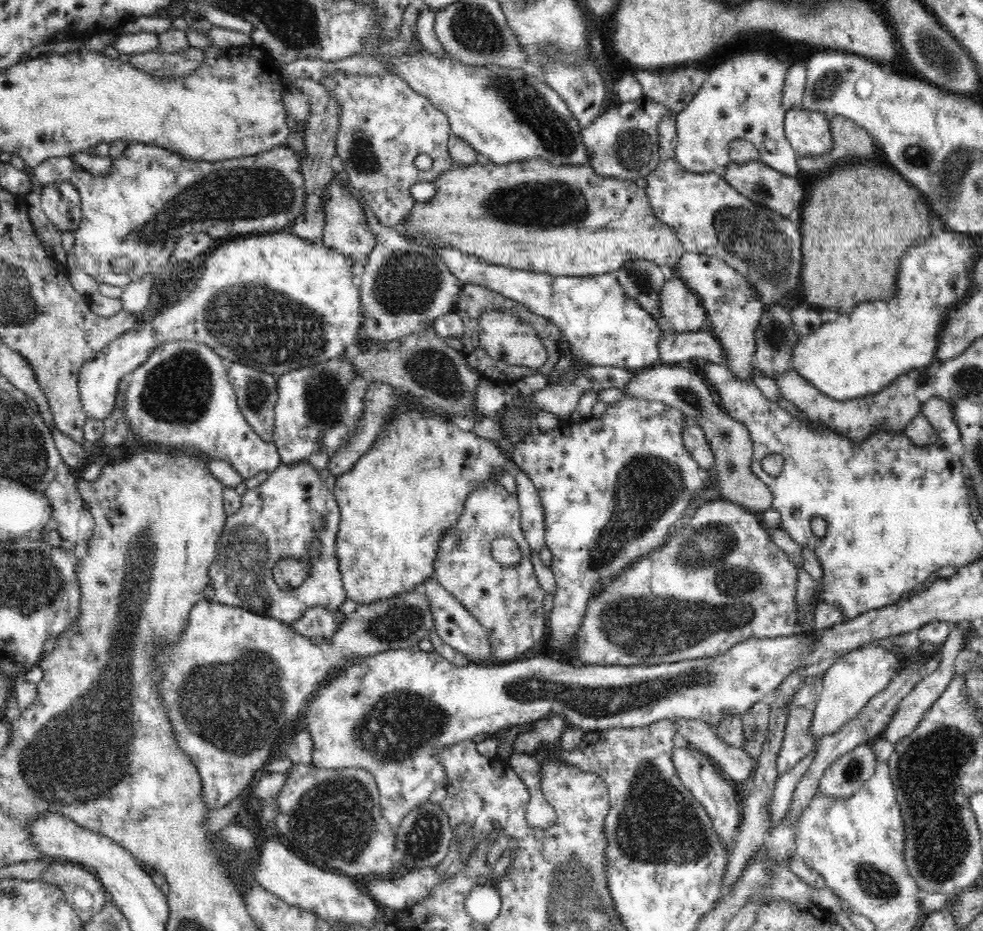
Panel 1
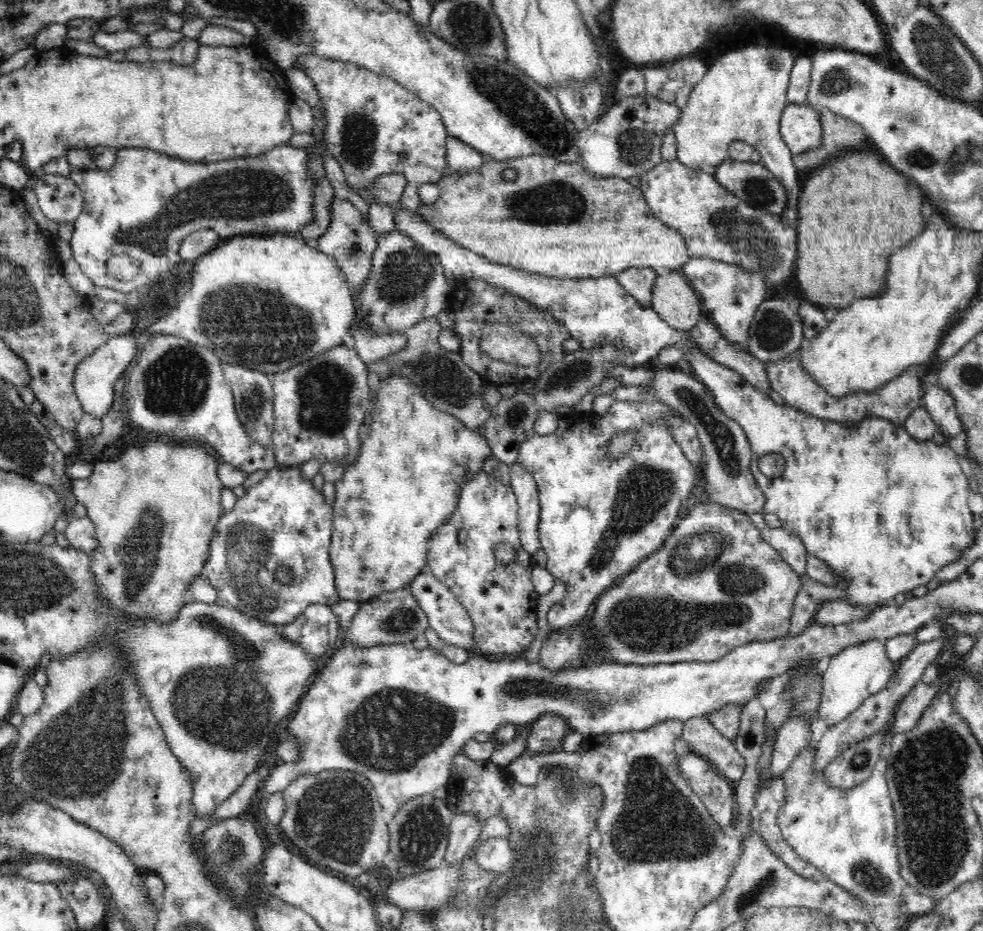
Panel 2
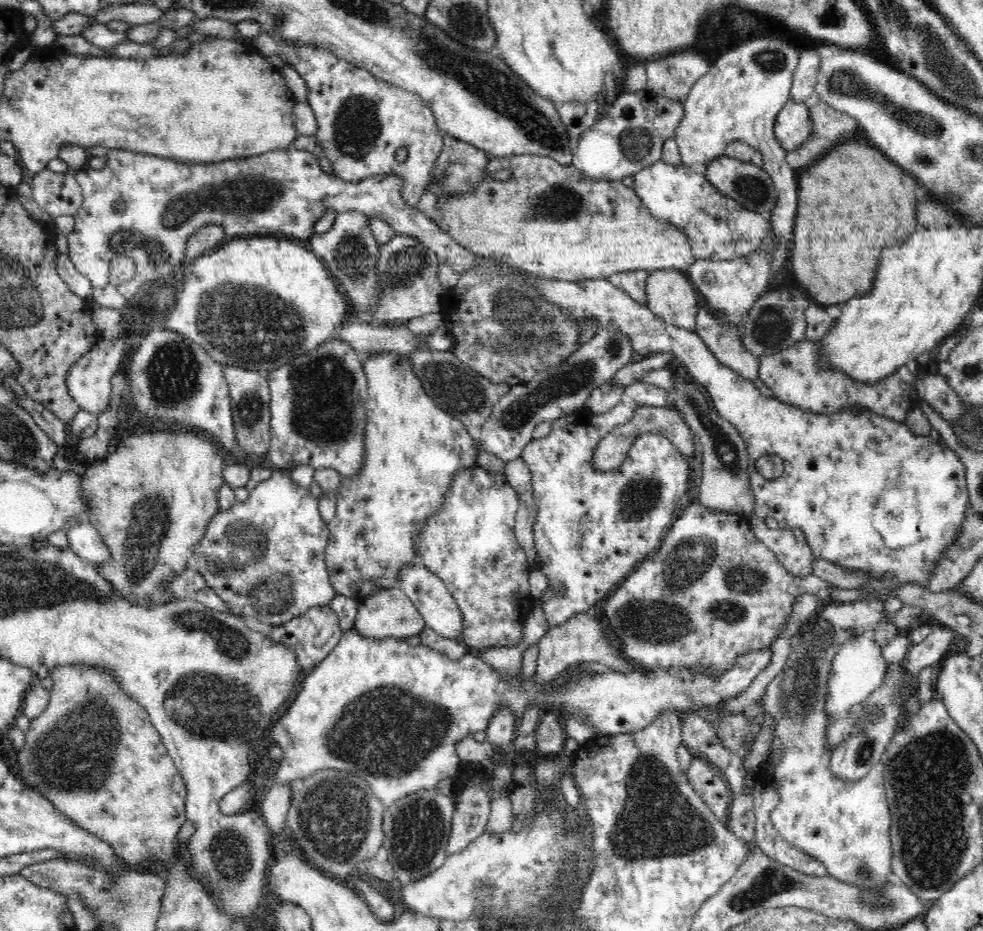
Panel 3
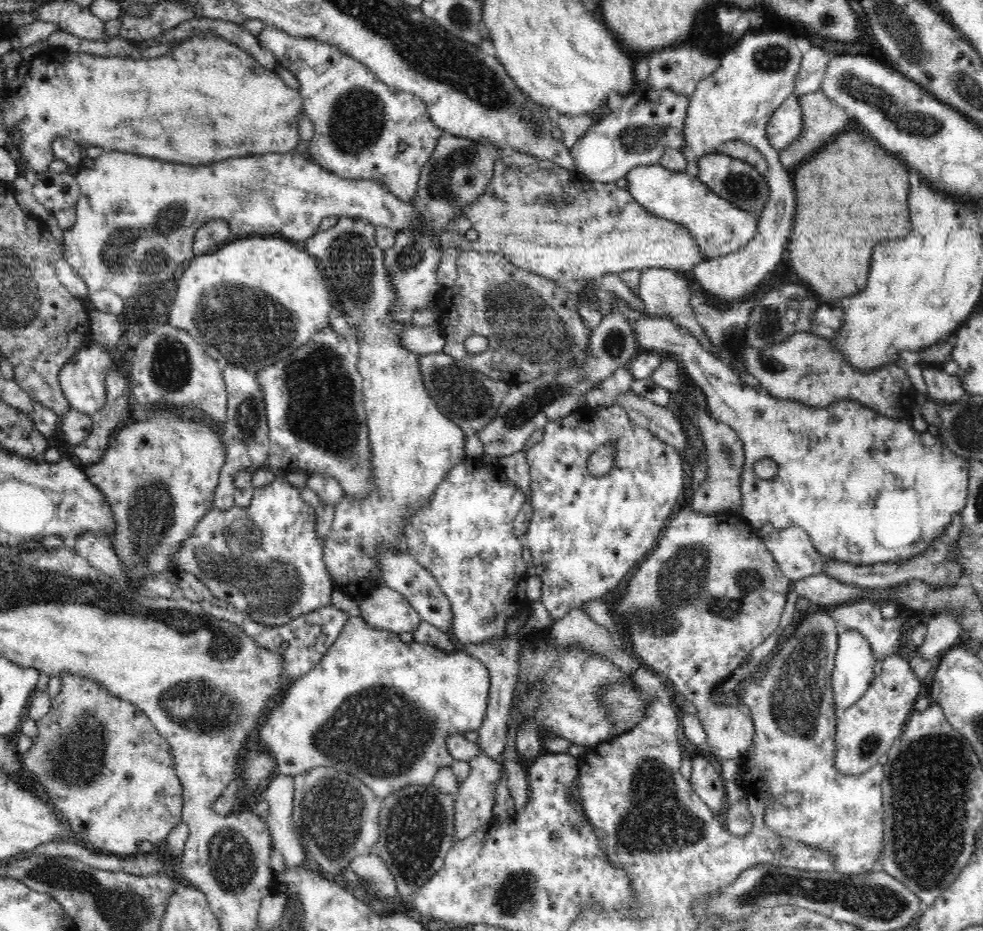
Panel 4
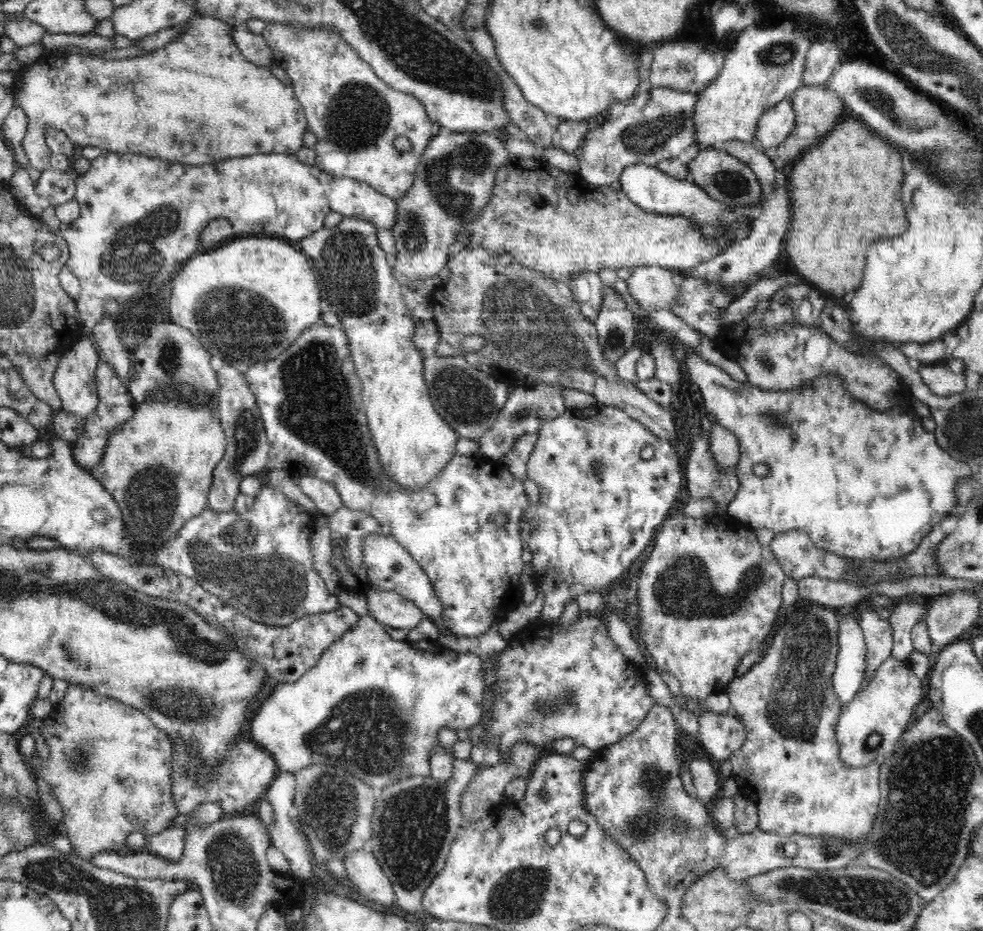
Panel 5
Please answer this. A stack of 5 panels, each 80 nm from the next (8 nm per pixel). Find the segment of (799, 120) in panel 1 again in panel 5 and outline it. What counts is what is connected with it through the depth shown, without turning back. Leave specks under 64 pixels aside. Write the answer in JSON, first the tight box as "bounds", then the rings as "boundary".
{"bounds":[755,98,796,152],"boundary":[[[786,98],[774,108],[764,110],[762,118],[758,120],[755,132],[757,145],[765,152],[773,151],[796,126],[796,115],[791,98]]]}

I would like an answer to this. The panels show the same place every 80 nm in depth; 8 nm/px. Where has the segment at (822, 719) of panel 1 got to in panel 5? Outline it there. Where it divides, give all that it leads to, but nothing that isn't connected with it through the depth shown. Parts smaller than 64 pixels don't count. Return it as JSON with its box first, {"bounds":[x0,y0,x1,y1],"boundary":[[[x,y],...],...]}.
{"bounds":[832,610,867,705],"boundary":[[[843,610],[843,613],[839,614],[839,632],[838,632],[838,644],[839,650],[836,658],[836,669],[832,678],[833,689],[838,695],[841,705],[845,705],[850,702],[862,688],[862,681],[866,676],[866,653],[867,644],[865,643],[865,636],[862,627],[858,625],[856,619],[845,616],[847,611]]]}

